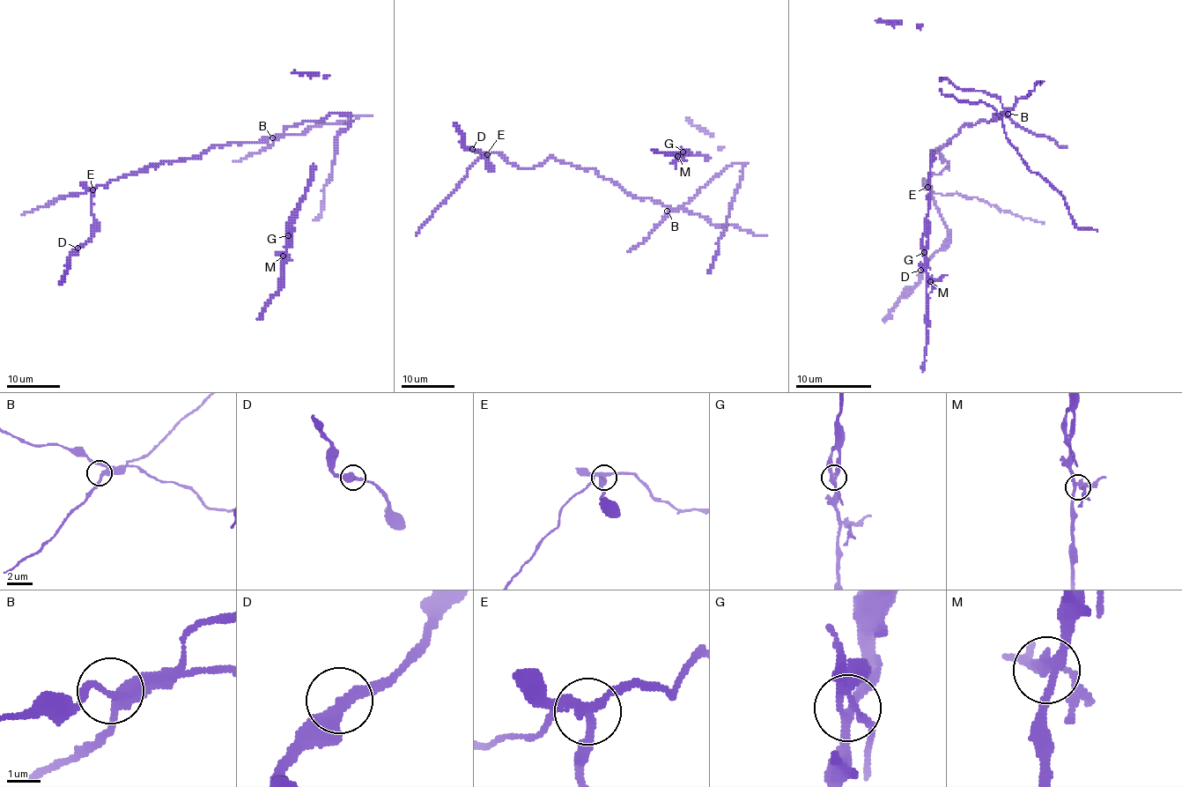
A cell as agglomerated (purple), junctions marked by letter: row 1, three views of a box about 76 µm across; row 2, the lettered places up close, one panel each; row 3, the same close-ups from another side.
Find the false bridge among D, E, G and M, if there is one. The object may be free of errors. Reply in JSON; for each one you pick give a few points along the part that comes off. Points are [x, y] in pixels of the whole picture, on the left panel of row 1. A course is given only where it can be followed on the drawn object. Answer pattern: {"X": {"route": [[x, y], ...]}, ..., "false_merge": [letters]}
{"E": {"route": [[92, 189], [210, 147], [264, 142], [333, 112], [350, 115], [313, 220]]}, "false_merge": ["E"]}

